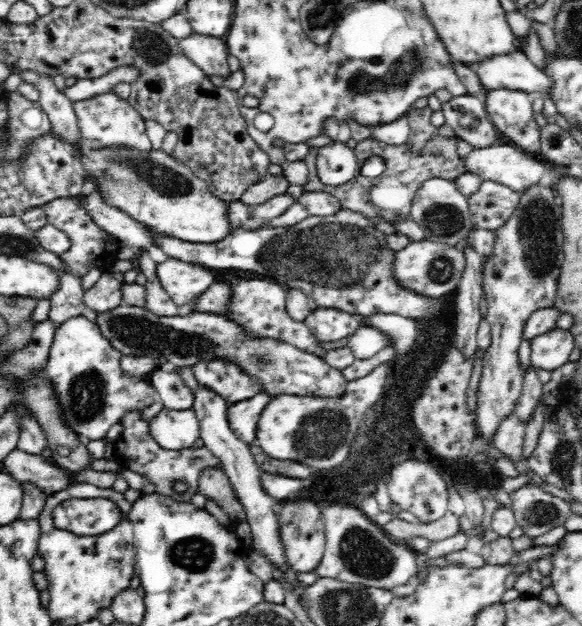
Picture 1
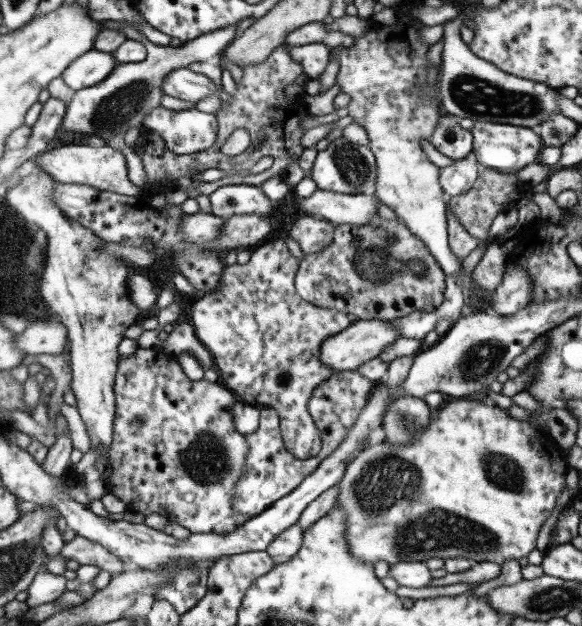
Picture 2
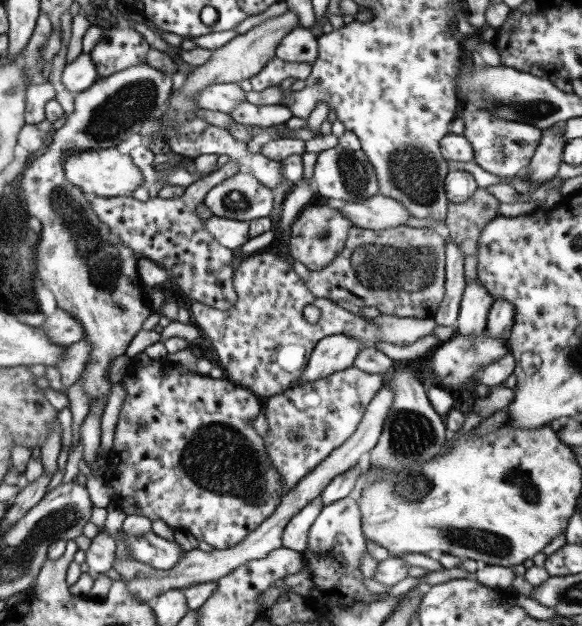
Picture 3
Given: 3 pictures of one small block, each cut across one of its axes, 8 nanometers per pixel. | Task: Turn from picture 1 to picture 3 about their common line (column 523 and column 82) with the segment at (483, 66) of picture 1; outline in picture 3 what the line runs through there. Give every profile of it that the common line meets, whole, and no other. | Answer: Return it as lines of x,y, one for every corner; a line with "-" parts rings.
81,53
71,64
64,67
62,83
74,94
89,89
96,81
98,71
91,54

